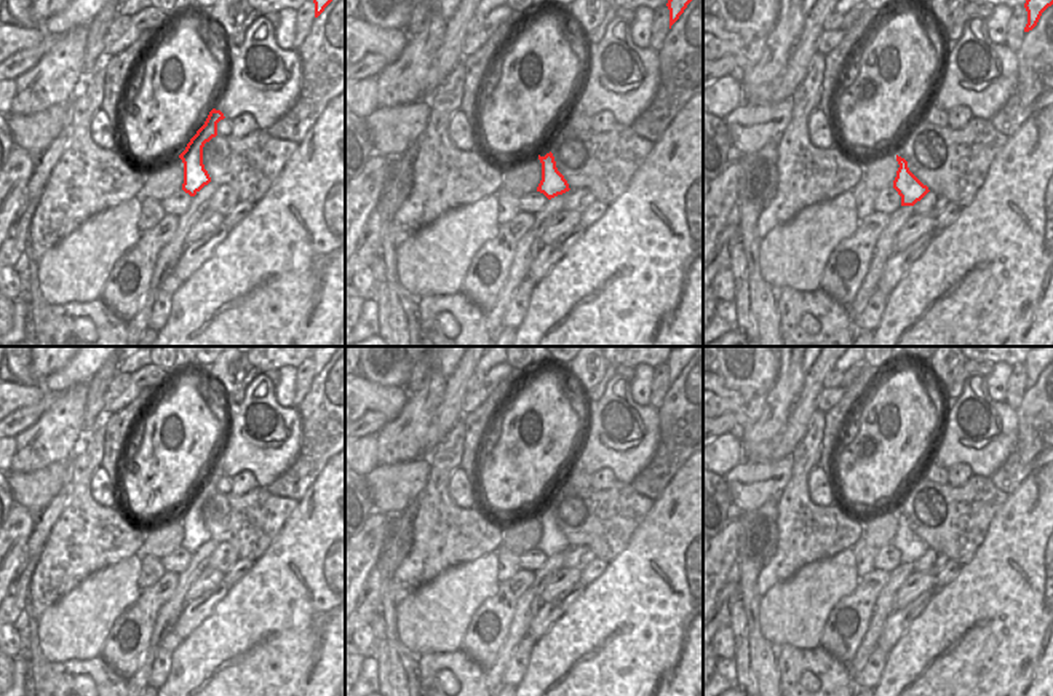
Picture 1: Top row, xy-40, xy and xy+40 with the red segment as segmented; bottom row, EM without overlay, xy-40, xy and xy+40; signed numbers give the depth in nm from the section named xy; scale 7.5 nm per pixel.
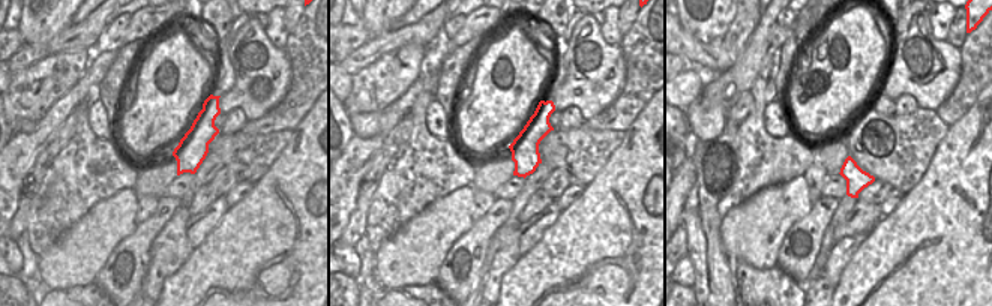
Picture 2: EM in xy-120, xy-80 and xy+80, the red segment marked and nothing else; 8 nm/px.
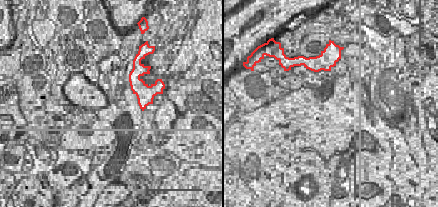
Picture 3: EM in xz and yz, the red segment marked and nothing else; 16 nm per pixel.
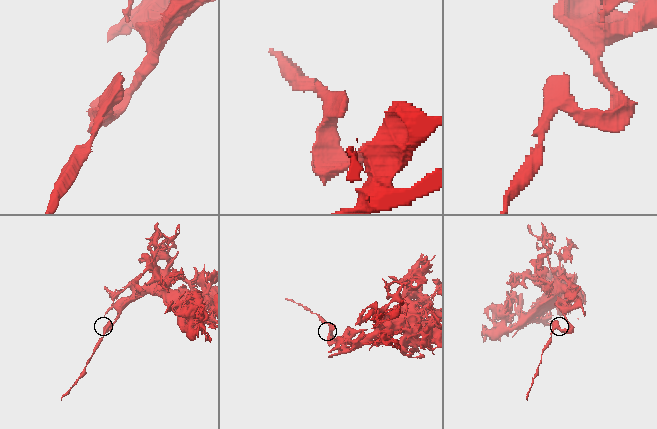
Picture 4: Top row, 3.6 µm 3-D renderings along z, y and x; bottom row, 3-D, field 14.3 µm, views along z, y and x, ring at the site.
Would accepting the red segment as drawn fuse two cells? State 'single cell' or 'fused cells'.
fused cells

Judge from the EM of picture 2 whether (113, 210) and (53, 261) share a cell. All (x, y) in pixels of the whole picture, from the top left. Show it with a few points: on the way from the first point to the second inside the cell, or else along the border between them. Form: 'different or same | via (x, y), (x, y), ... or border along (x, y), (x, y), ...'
same | via (98, 225), (68, 255)

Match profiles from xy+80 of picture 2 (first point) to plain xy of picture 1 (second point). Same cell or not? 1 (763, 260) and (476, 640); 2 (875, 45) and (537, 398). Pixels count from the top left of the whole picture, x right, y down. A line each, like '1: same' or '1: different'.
1: different
2: same

